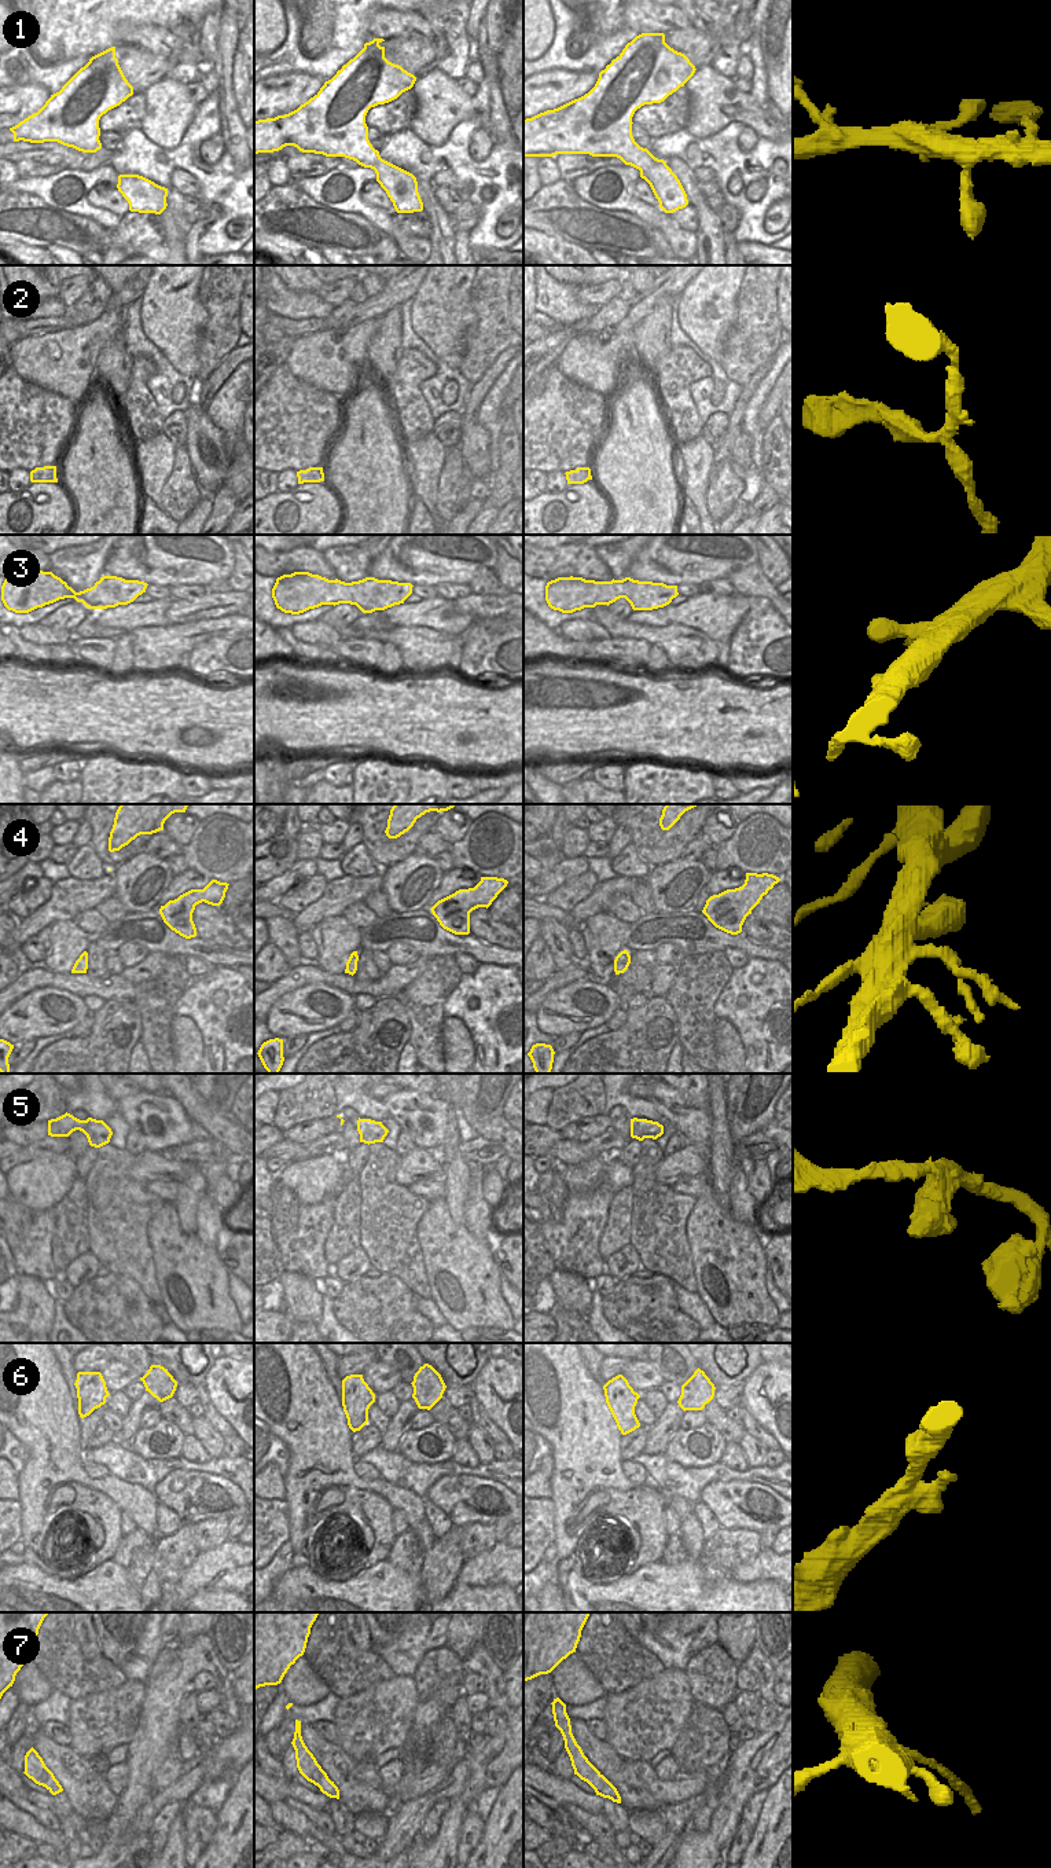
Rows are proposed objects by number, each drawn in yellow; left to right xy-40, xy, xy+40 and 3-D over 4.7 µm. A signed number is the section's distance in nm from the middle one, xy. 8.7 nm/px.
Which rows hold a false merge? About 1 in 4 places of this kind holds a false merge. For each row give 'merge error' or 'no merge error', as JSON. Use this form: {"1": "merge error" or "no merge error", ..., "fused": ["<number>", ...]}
{"1": "no merge error", "2": "no merge error", "3": "no merge error", "4": "no merge error", "5": "no merge error", "6": "no merge error", "7": "merge error", "fused": ["7"]}

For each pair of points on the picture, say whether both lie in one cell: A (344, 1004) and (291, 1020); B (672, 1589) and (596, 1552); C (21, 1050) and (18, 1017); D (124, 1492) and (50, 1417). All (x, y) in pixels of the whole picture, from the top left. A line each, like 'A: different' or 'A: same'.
A: same
B: different
C: different
D: same

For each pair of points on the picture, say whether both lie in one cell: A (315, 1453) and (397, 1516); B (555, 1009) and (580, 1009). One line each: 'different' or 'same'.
A: different
B: same

